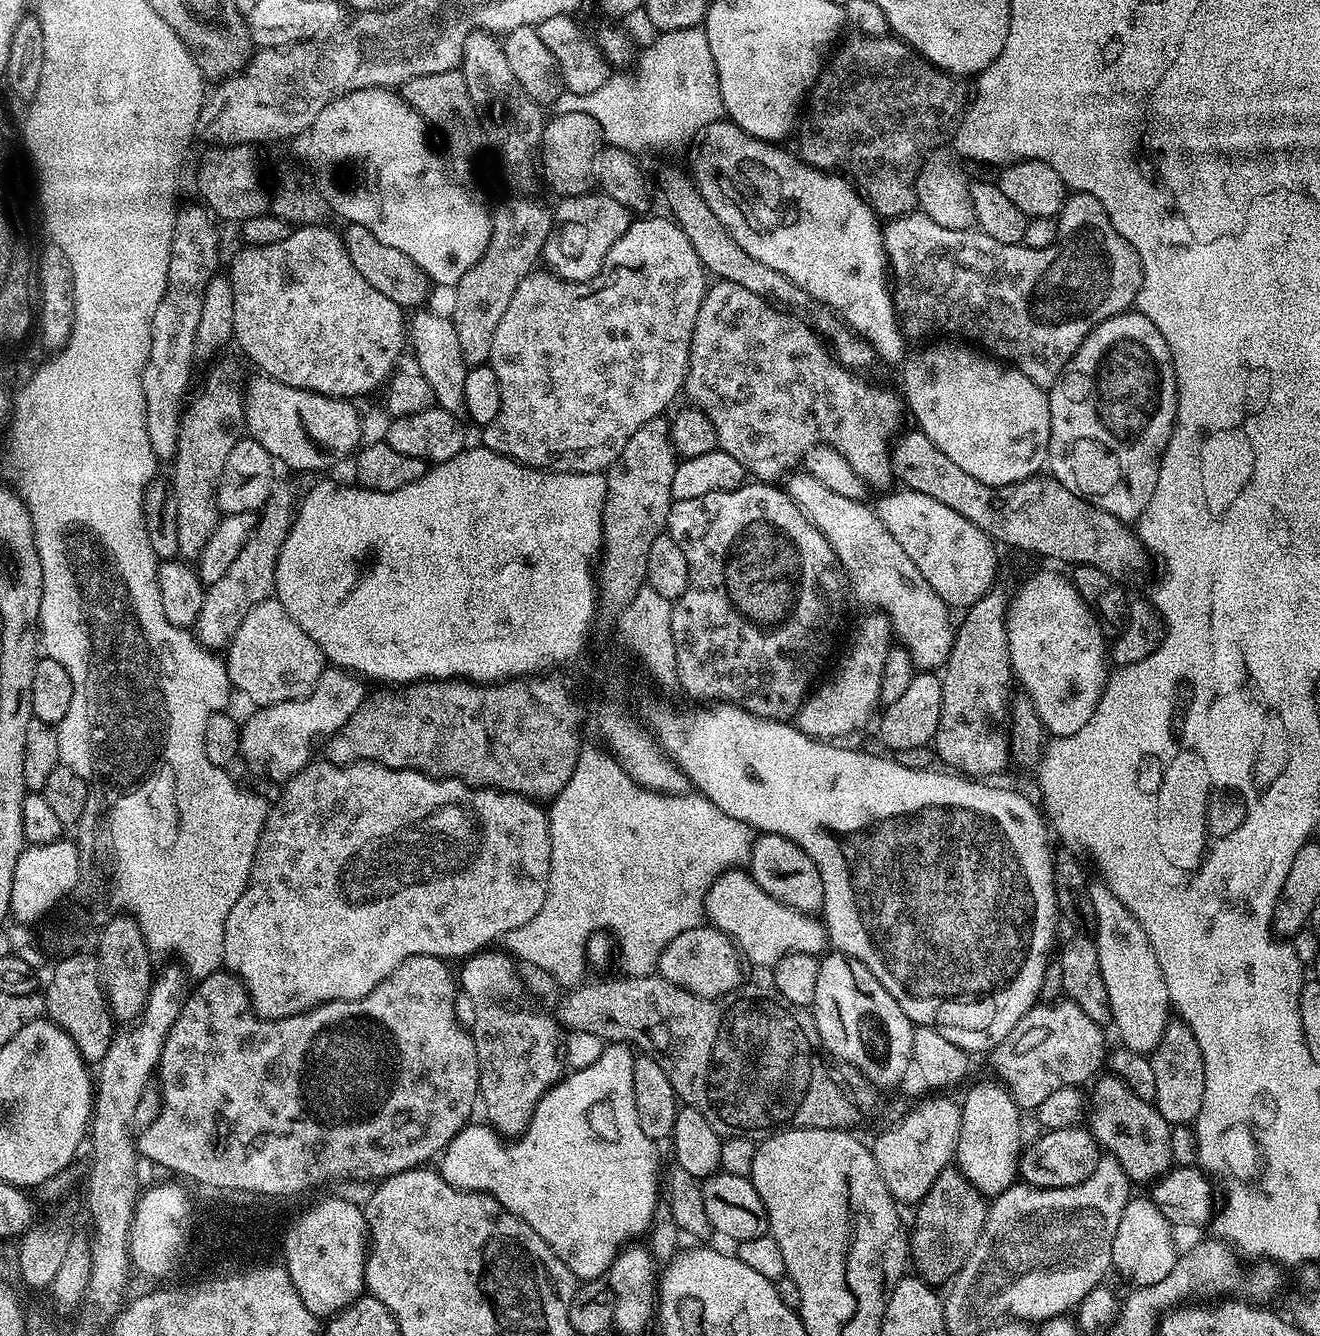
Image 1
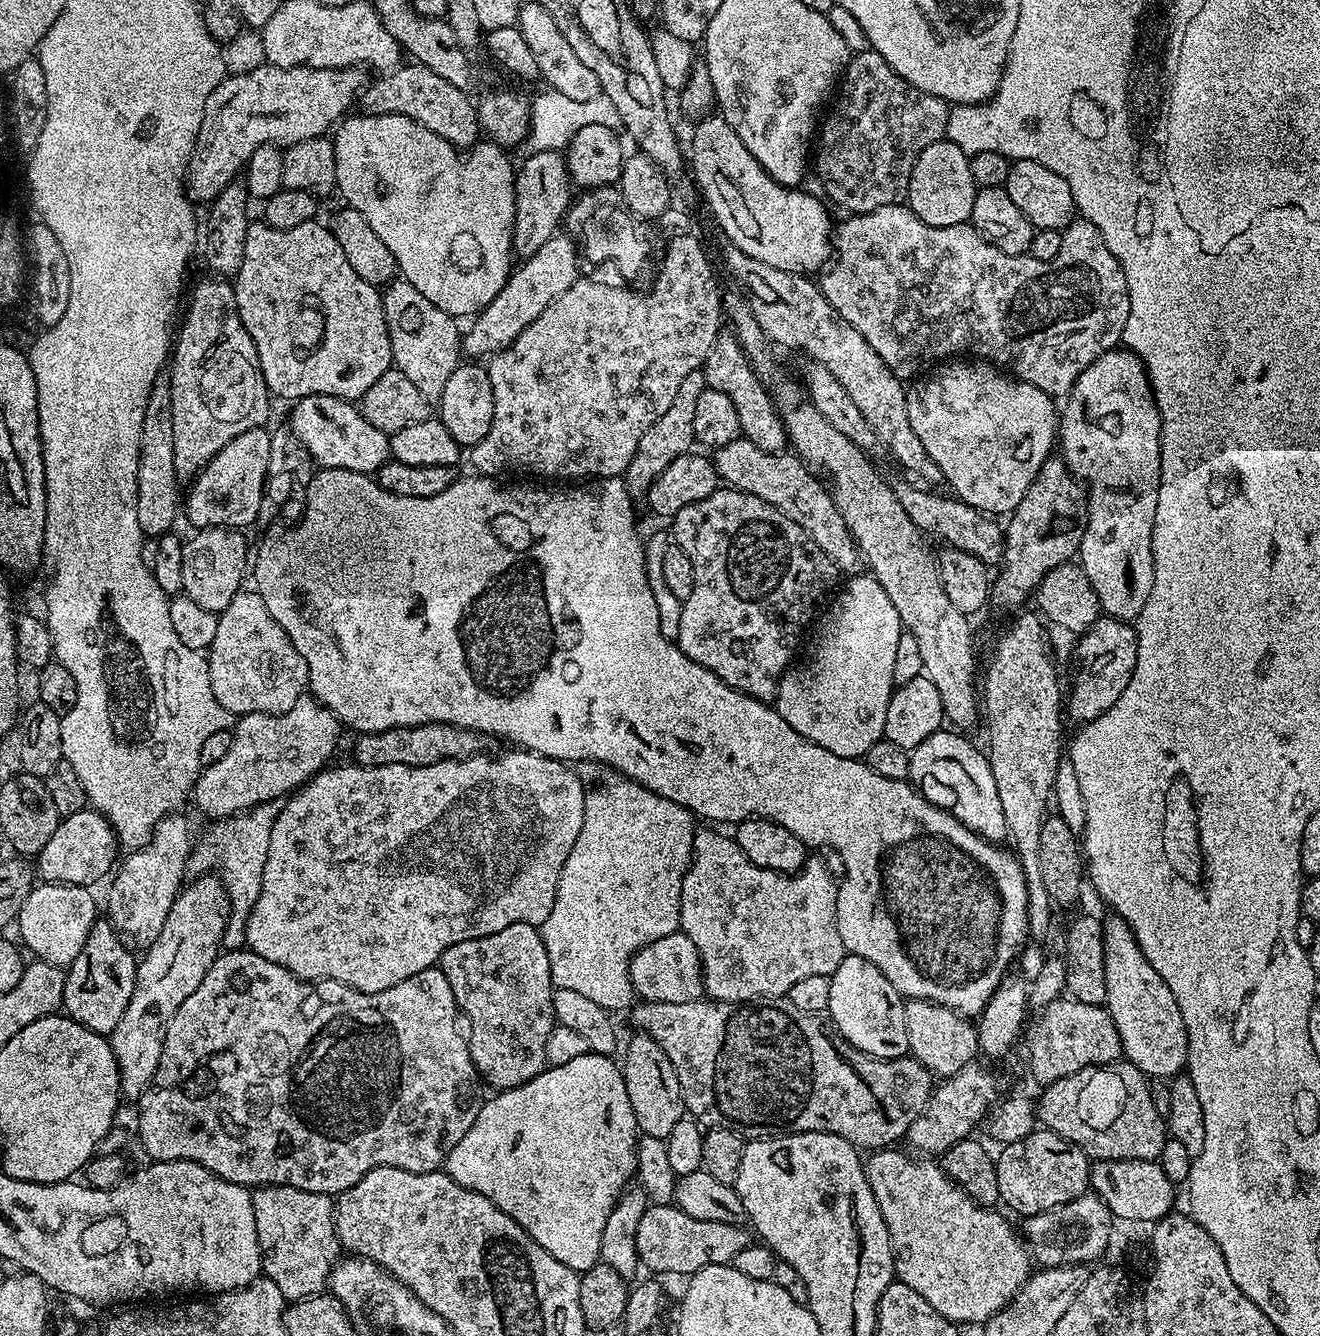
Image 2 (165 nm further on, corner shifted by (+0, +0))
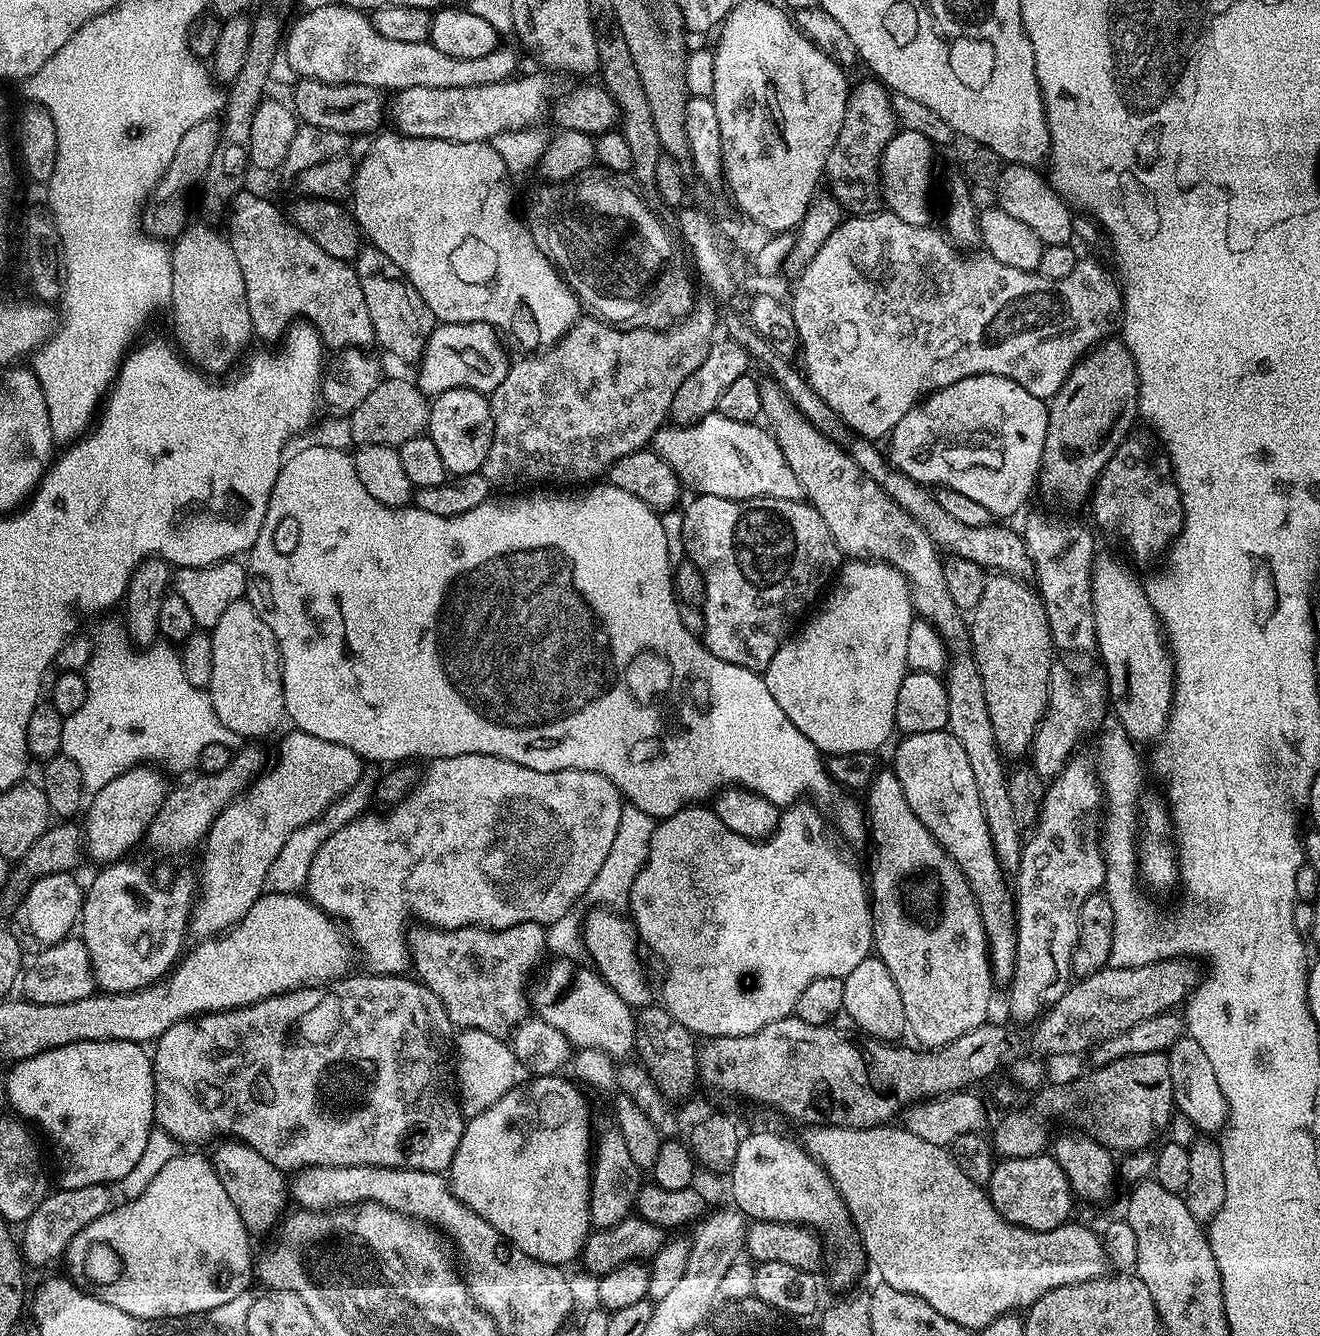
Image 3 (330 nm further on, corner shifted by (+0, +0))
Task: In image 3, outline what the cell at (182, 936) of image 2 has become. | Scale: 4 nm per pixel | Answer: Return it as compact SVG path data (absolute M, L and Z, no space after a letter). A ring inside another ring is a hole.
M299 730L291 731L285 734L284 741L276 752L276 764L269 763L266 770L261 771L235 800L220 811L208 830L208 849L204 852L204 861L198 867L198 895L192 905L190 932L193 937L215 937L221 932L227 932L241 920L246 910L250 910L250 906L254 906L254 902L262 894L267 870L278 858L279 851L290 834L322 816L339 796L359 781L362 761L358 754L354 754L354 750L346 750L346 746L314 738Z

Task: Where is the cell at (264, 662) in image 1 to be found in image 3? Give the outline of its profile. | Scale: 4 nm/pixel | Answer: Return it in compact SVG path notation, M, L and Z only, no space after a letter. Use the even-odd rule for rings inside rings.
M246 598L230 602L222 618L210 630L214 650L214 671L210 674L207 691L222 722L243 738L268 736L285 719L284 687L280 673L278 642L258 618L258 610Z

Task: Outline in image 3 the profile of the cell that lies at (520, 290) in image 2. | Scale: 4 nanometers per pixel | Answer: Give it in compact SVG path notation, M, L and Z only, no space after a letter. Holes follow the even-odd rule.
M482 322L437 323L426 342L426 350L420 355L418 367L415 369L417 372L416 376L414 375L414 383L429 398L441 396L446 390L454 390L455 388L469 388L485 394L492 393L502 382L502 378L506 378L510 367L510 359L508 360L507 354L500 349L500 339L502 340L501 333L491 324L483 324Z

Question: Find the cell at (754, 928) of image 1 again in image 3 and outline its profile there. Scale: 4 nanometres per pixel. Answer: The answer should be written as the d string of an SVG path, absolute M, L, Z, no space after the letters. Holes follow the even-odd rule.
M797 802L787 805L781 811L780 821L771 836L766 840L751 840L734 830L730 830L718 818L715 811L708 806L689 806L678 810L672 816L663 817L657 823L650 838L650 850L638 878L634 878L634 886L630 886L627 911L636 927L636 935L645 949L660 956L664 963L664 981L660 984L659 1003L682 1026L686 1026L697 1037L745 1036L762 1030L762 1026L770 1026L770 1022L778 1022L782 1018L793 1015L796 1003L802 990L815 982L817 978L838 978L850 974L858 962L869 959L873 951L872 943L872 905L870 888L866 876L859 872L846 857L840 853L836 845L838 836L835 831L828 832L824 825L824 816L812 802Z

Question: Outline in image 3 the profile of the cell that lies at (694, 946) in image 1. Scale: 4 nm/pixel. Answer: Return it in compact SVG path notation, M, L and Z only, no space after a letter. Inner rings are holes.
M603 906L591 909L593 912L582 916L582 948L592 961L591 967L599 972L601 978L609 984L626 1003L639 1010L649 1003L648 980L644 977L644 964L640 961L642 945L636 935L636 927L627 915Z

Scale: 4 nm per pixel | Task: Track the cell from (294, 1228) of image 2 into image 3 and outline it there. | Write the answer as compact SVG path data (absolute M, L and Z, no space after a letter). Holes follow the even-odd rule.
M228 1138L220 1143L224 1144L218 1145L213 1152L210 1152L210 1159L218 1174L218 1182L222 1182L222 1187L225 1188L226 1194L230 1197L230 1202L234 1202L234 1210L238 1210L238 1214L247 1226L249 1233L268 1232L272 1227L273 1231L285 1211L285 1175L281 1169L266 1162L266 1158L262 1158L262 1154L258 1154L258 1150L246 1146L241 1140Z

